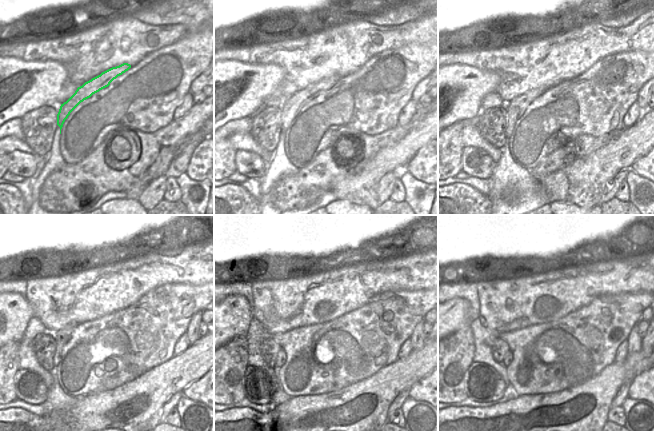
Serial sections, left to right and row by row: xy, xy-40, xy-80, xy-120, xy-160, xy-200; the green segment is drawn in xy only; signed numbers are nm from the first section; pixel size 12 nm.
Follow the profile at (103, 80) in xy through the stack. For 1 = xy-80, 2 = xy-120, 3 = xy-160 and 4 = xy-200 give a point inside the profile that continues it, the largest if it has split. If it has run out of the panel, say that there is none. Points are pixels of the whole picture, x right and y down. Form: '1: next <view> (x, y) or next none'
1: next xy-80 (515, 108)
2: next xy-120 (63, 336)
3: next xy-160 (281, 357)
4: next xy-200 (508, 359)

